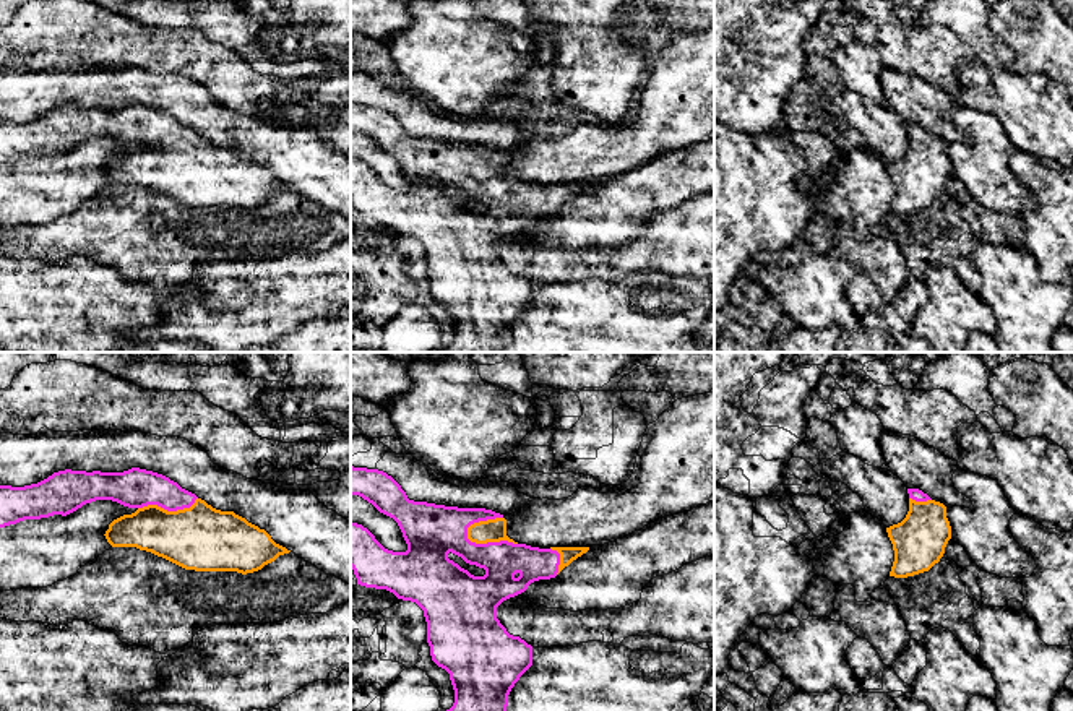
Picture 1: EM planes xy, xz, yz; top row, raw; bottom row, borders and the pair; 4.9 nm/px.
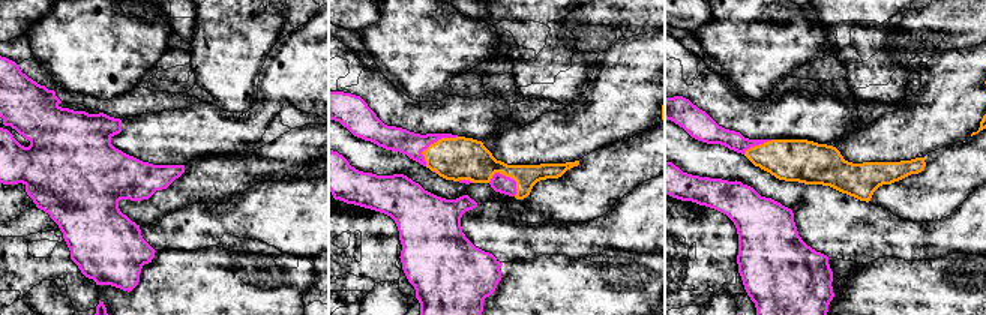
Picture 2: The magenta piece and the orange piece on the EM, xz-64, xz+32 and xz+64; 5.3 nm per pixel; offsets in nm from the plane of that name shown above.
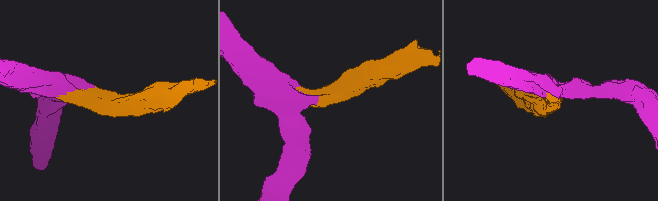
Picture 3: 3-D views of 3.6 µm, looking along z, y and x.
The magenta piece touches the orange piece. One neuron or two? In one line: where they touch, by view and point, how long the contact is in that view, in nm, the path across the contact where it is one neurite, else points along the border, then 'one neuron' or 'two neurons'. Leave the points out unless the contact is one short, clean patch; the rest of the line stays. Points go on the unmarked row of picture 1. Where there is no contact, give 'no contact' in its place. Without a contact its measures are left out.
xz (487, 179) | 260 nm | one neuron

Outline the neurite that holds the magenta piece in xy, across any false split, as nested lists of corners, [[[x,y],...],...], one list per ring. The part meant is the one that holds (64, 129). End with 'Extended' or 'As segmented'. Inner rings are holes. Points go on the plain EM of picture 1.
[[[140,104],[123,109],[65,106],[37,120],[24,123],[0,122],[0,164],[24,156],[41,156],[54,151],[67,153],[96,136],[112,136],[136,146],[109,161],[104,172],[112,183],[136,183],[185,206],[247,211],[291,188],[276,180],[265,166],[234,148],[216,146],[169,114]]]. Extended

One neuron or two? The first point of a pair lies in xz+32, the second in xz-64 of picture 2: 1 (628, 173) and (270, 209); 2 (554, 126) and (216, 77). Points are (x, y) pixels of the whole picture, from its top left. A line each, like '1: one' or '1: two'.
1: two
2: two

